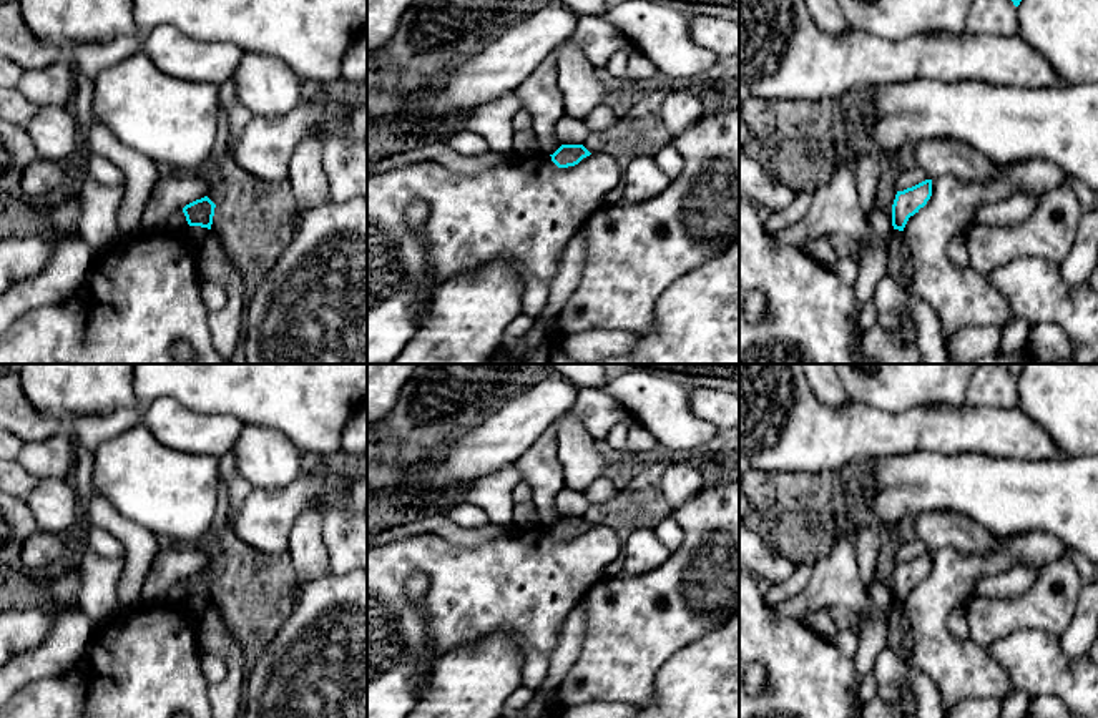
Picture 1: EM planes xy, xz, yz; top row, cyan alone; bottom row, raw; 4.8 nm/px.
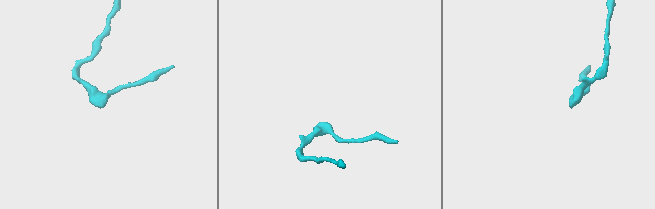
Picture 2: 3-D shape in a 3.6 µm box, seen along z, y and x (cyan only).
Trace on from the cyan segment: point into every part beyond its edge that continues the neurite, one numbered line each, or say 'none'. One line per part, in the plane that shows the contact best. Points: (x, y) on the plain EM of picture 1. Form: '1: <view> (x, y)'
none

